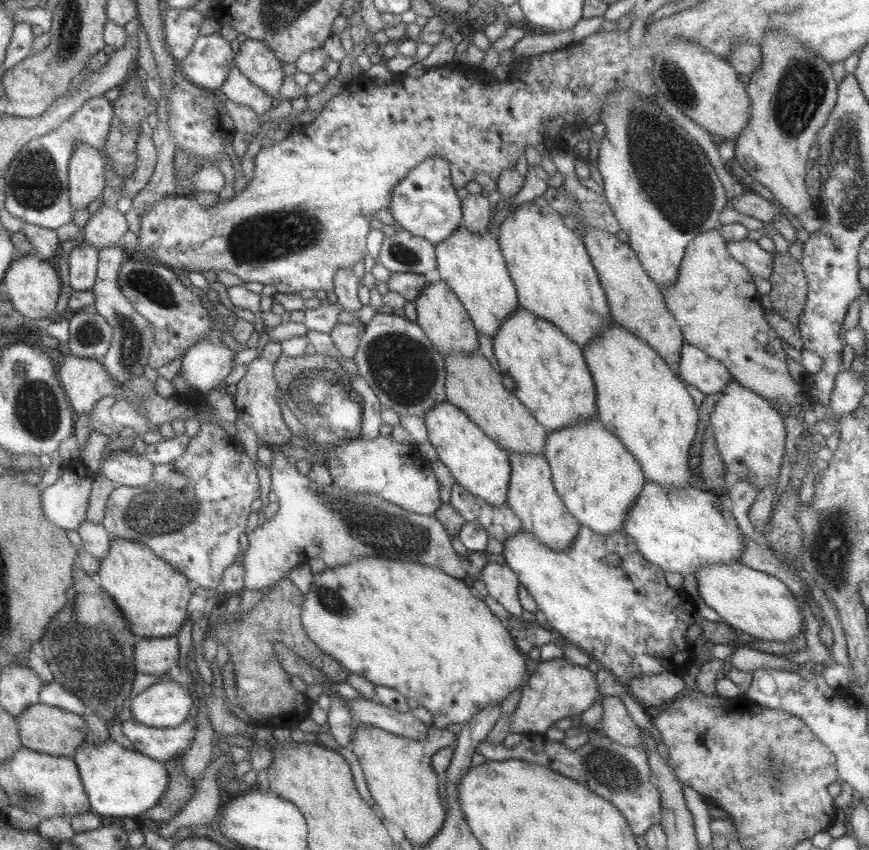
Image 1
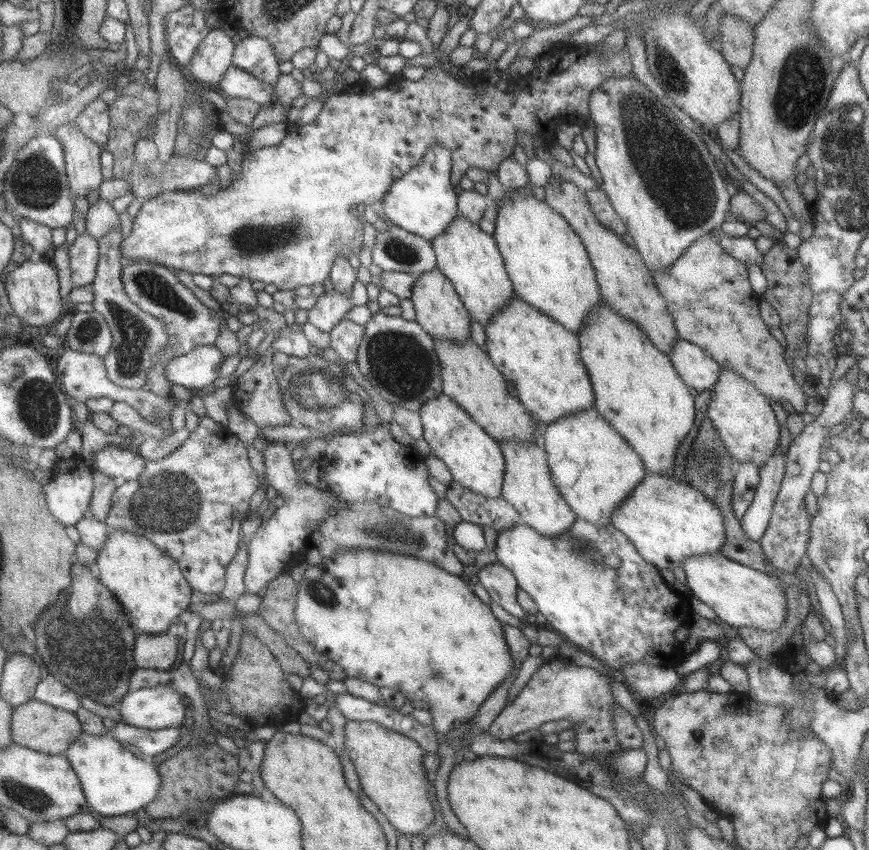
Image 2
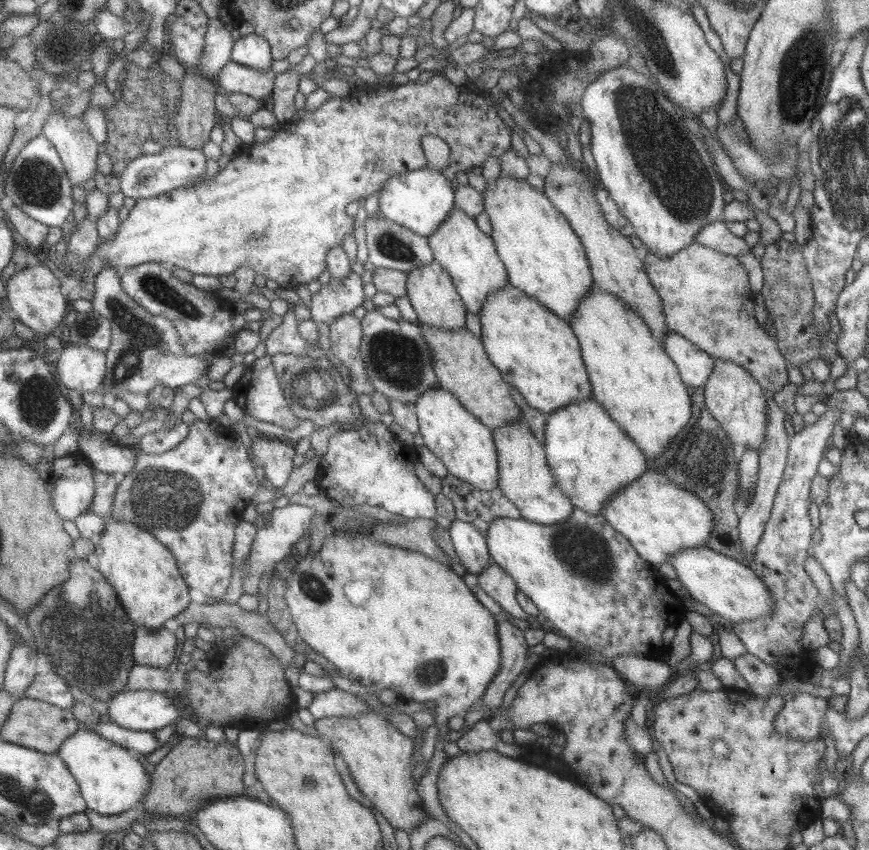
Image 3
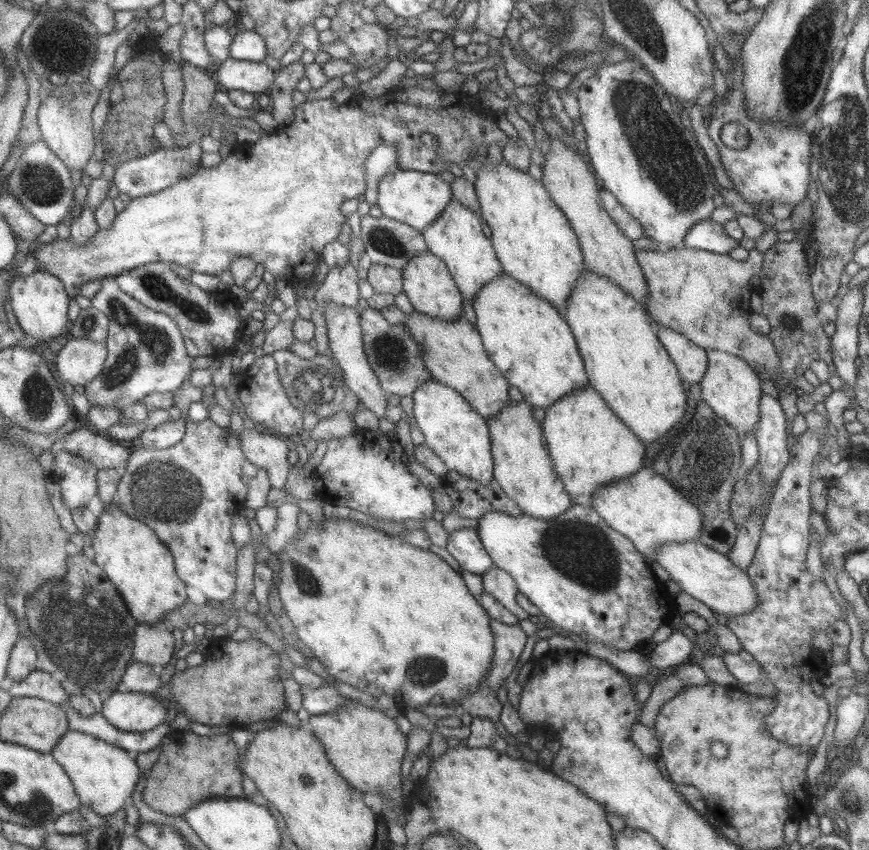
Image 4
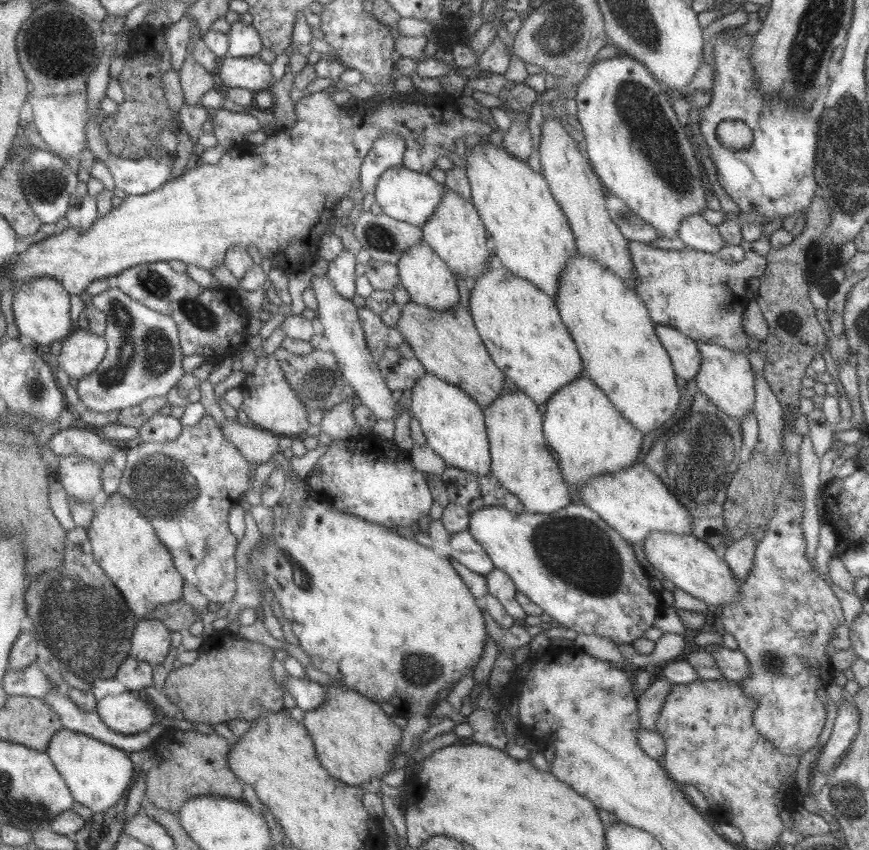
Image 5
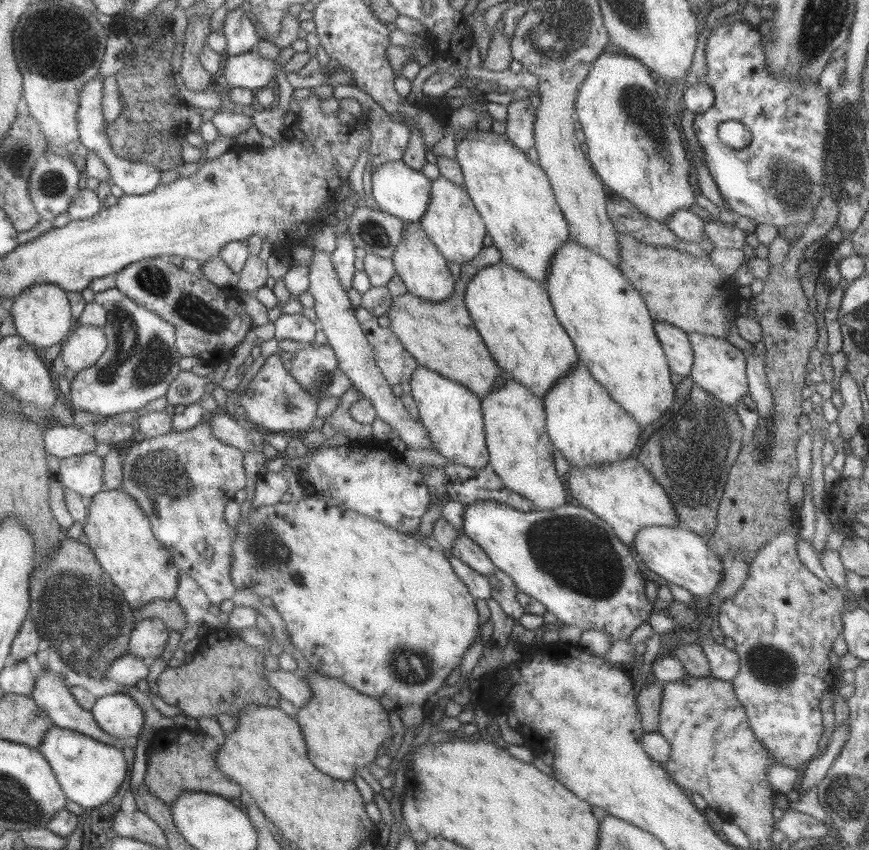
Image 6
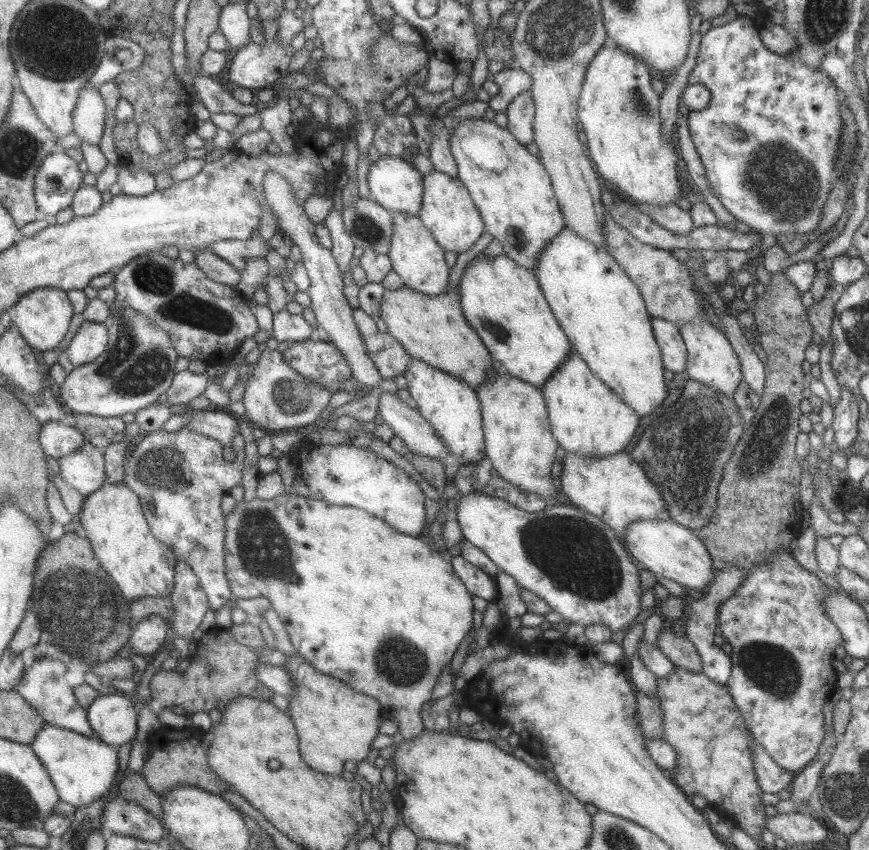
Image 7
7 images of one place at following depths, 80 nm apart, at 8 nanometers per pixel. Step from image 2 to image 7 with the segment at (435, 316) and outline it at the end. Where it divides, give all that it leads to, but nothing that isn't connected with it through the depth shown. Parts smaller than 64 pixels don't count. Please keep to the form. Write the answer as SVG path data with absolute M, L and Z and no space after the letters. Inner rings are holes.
M393 211L390 213L393 232L386 255L390 260L393 272L402 280L403 286L424 295L435 296L447 292L447 276L449 269L443 261L444 250L436 243L433 236L424 228L417 215Z

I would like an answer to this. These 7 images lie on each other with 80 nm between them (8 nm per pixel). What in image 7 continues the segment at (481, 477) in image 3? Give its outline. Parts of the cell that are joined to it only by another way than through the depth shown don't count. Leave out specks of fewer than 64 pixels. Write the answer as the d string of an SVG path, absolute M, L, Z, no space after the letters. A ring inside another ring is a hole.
M411 357L402 376L406 380L408 393L416 402L419 414L439 436L452 460L458 459L467 464L478 464L486 457L484 433L480 417L480 402L476 390L422 360Z

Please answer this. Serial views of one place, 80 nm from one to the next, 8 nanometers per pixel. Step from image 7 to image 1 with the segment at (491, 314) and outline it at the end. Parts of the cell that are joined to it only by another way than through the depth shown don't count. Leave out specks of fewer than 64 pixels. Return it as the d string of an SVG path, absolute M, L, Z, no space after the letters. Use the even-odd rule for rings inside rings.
M517 307L514 313L511 313L505 320L503 320L502 325L495 331L495 336L491 337L491 348L494 358L496 359L495 367L501 374L506 374L513 379L514 390L513 393L517 397L517 400L533 415L533 418L537 423L546 429L546 432L551 432L552 430L563 428L563 426L569 426L570 424L577 424L577 421L582 421L585 419L590 419L595 417L596 414L596 394L594 389L594 382L587 368L585 359L582 355L581 346L575 344L571 338L564 335L554 324L548 323L545 319L540 319L538 316L532 315L529 311L526 311L523 307Z

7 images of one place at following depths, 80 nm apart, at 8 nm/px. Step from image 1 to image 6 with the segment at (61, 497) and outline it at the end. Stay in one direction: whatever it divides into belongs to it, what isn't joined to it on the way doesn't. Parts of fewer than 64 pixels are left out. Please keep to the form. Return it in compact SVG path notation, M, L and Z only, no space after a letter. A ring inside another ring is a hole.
M97 452L74 455L60 461L58 479L85 500L92 500L106 490L104 458Z

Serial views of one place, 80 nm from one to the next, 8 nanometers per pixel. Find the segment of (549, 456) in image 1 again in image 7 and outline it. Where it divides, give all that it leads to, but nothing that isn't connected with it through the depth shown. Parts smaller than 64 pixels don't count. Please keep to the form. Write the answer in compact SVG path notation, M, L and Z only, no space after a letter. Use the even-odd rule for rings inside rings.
M572 348L540 391L548 412L549 430L563 451L581 458L601 458L627 451L631 446L631 436L639 422L635 411L603 384Z

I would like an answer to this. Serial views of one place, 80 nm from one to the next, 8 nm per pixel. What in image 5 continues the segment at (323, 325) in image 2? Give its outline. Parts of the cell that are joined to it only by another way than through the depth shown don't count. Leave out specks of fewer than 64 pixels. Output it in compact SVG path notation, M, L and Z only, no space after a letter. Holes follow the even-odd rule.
M345 247L337 254L336 258L327 263L326 275L333 283L335 292L346 299L351 299L355 294L355 255Z

